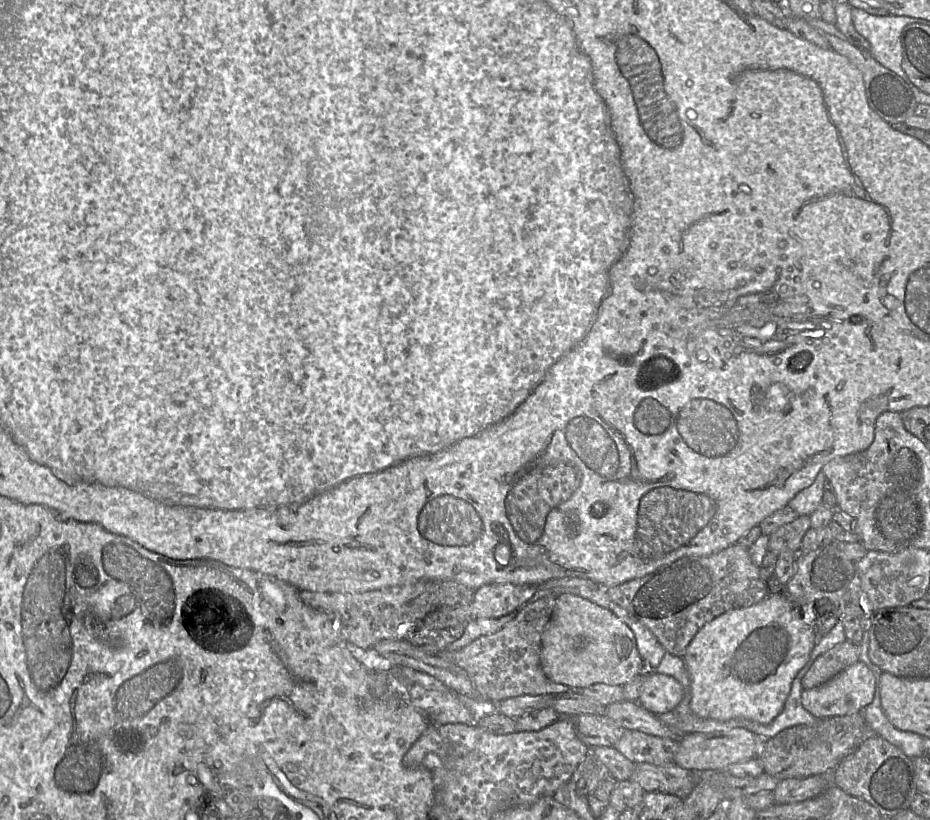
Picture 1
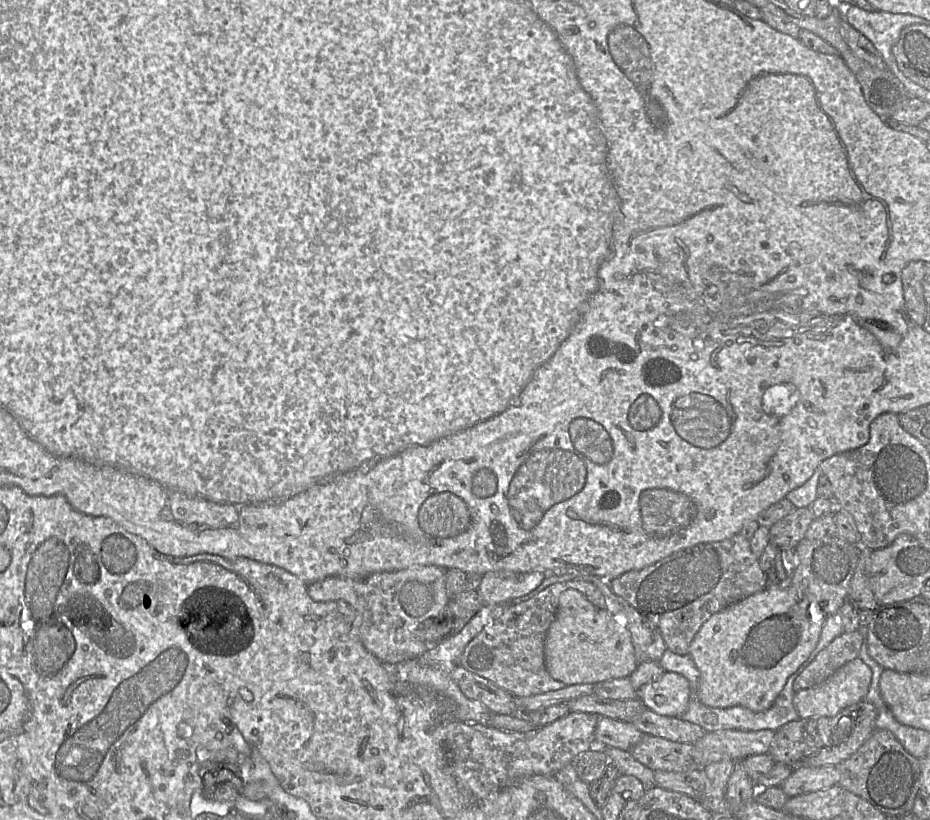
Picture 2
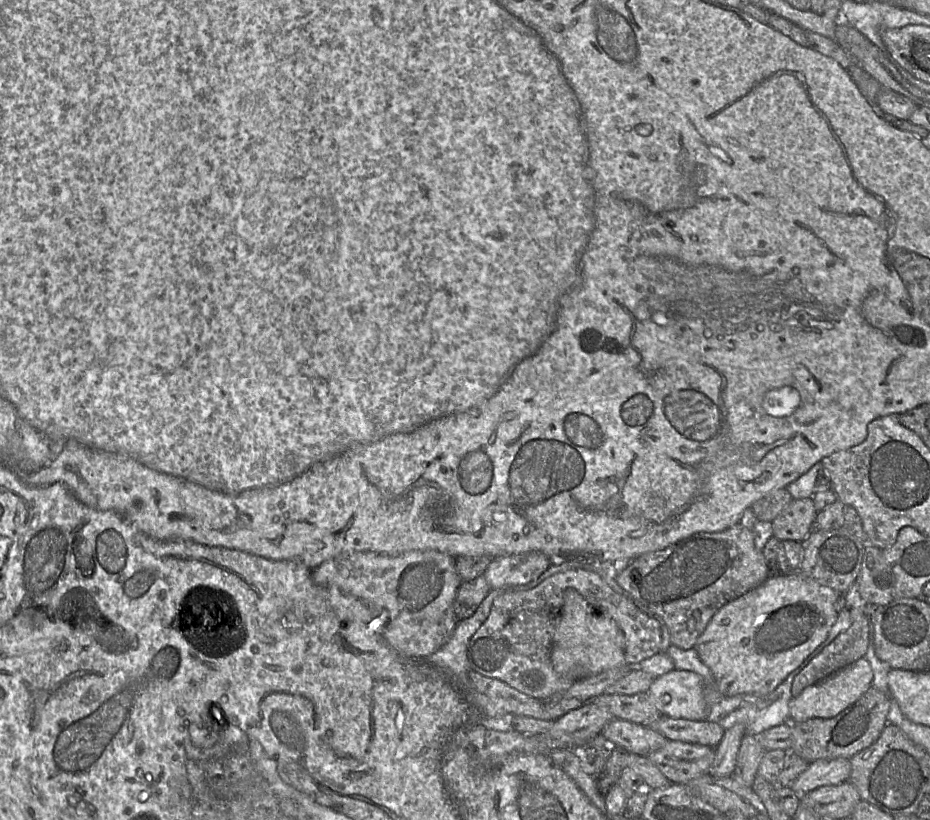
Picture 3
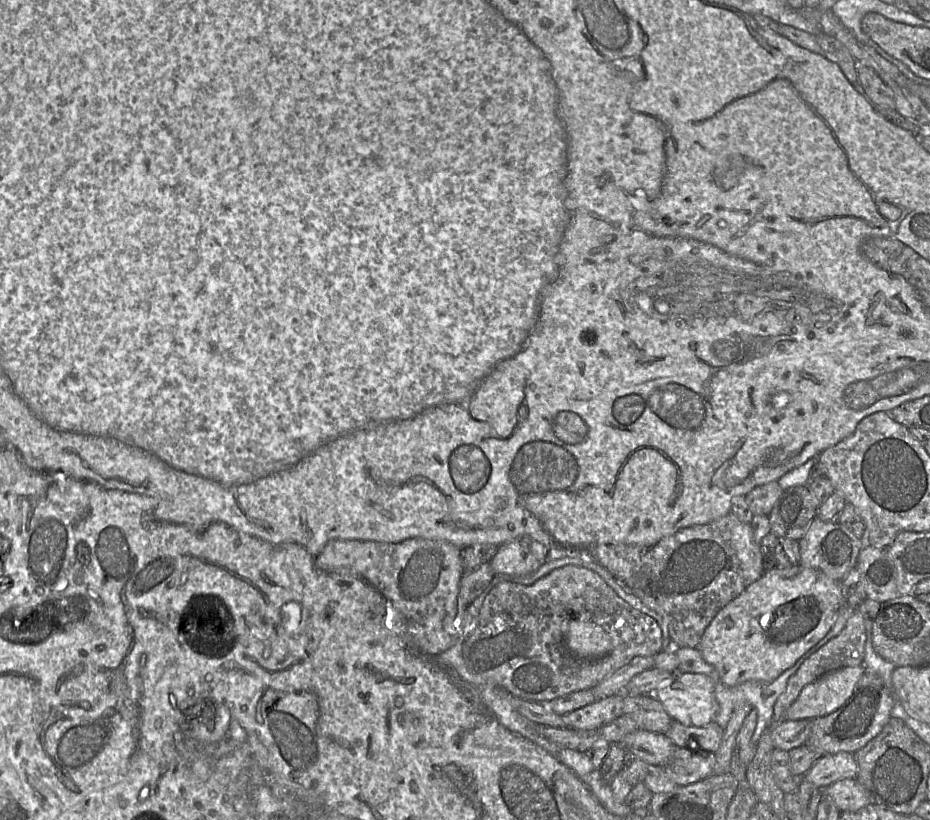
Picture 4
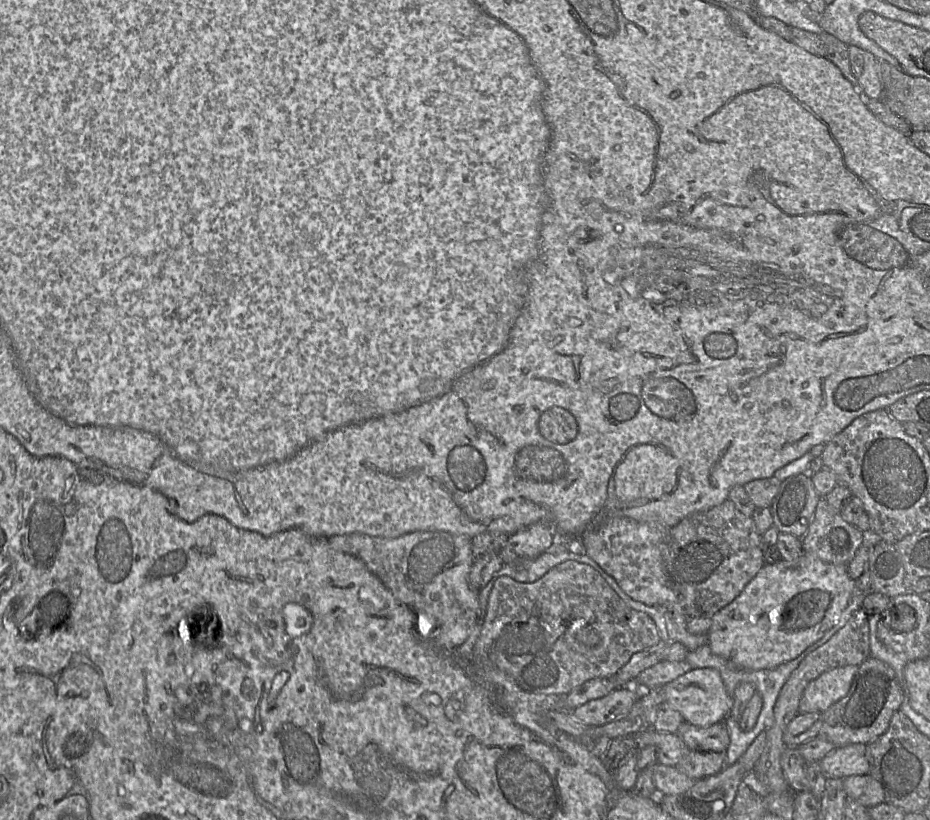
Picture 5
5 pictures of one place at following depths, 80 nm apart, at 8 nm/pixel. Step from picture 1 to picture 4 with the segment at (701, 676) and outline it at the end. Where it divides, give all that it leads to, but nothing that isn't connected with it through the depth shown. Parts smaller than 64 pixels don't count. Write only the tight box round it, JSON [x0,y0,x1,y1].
[697,564,846,687]

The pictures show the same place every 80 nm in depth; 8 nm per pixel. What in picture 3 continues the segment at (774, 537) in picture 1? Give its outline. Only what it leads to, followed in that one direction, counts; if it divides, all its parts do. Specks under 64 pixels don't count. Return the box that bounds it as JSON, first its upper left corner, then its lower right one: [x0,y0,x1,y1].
[772,497,817,543]

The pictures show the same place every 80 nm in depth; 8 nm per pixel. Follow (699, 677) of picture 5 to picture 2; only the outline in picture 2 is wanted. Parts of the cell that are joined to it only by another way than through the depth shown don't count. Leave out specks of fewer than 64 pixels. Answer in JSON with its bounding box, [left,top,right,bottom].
[639,671,689,717]

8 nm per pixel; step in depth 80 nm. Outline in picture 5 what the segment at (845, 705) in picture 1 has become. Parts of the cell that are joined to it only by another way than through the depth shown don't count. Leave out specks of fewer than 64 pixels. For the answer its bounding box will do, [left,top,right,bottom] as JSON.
[798,666,858,713]

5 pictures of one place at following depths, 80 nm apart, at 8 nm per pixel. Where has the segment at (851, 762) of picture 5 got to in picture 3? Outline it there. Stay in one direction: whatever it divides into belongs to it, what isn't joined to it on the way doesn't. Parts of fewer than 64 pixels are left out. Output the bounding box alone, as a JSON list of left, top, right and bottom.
[788,759,850,795]

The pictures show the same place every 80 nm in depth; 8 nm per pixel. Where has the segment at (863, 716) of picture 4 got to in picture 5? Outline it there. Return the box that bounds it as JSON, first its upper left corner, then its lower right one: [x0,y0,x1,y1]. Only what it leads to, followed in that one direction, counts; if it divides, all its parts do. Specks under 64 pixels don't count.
[817,656,904,748]

